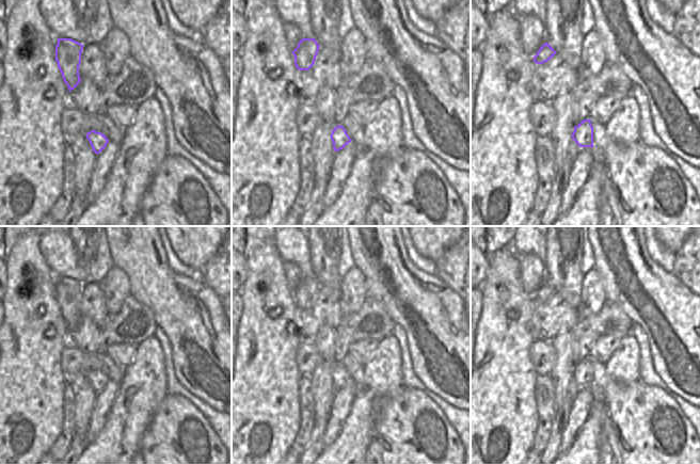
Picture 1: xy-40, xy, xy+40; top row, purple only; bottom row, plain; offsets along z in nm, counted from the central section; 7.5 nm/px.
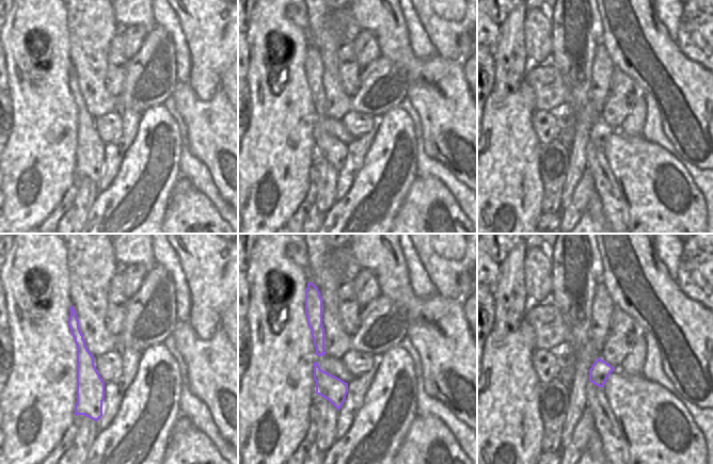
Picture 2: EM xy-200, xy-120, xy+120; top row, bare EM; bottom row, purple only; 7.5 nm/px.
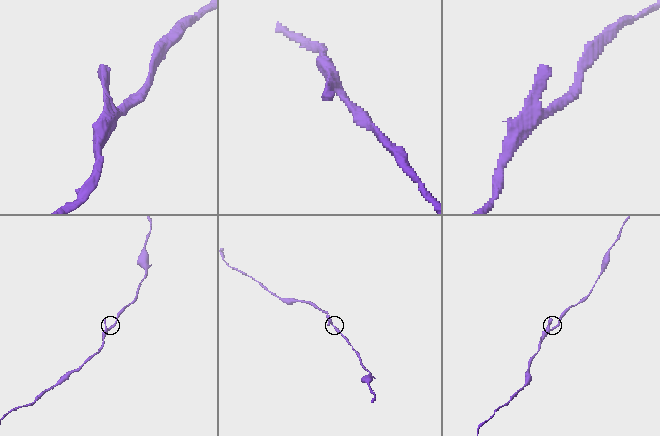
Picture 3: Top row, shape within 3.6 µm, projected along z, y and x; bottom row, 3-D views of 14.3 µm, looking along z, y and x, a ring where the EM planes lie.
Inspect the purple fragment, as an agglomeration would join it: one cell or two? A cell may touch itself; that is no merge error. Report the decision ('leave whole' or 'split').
leave whole

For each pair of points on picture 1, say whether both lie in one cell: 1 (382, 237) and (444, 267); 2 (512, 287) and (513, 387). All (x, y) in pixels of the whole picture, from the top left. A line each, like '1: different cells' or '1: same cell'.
1: different cells
2: same cell

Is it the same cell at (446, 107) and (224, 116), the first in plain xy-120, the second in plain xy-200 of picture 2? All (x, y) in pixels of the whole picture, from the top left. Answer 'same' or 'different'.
same

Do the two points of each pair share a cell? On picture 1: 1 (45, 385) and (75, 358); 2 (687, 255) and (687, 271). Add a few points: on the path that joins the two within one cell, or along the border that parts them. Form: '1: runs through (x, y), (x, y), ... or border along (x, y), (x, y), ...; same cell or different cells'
1: border along (65, 345), (60, 360), (60, 367), (67, 378); different cells
2: runs through (687, 259), (687, 267); same cell

